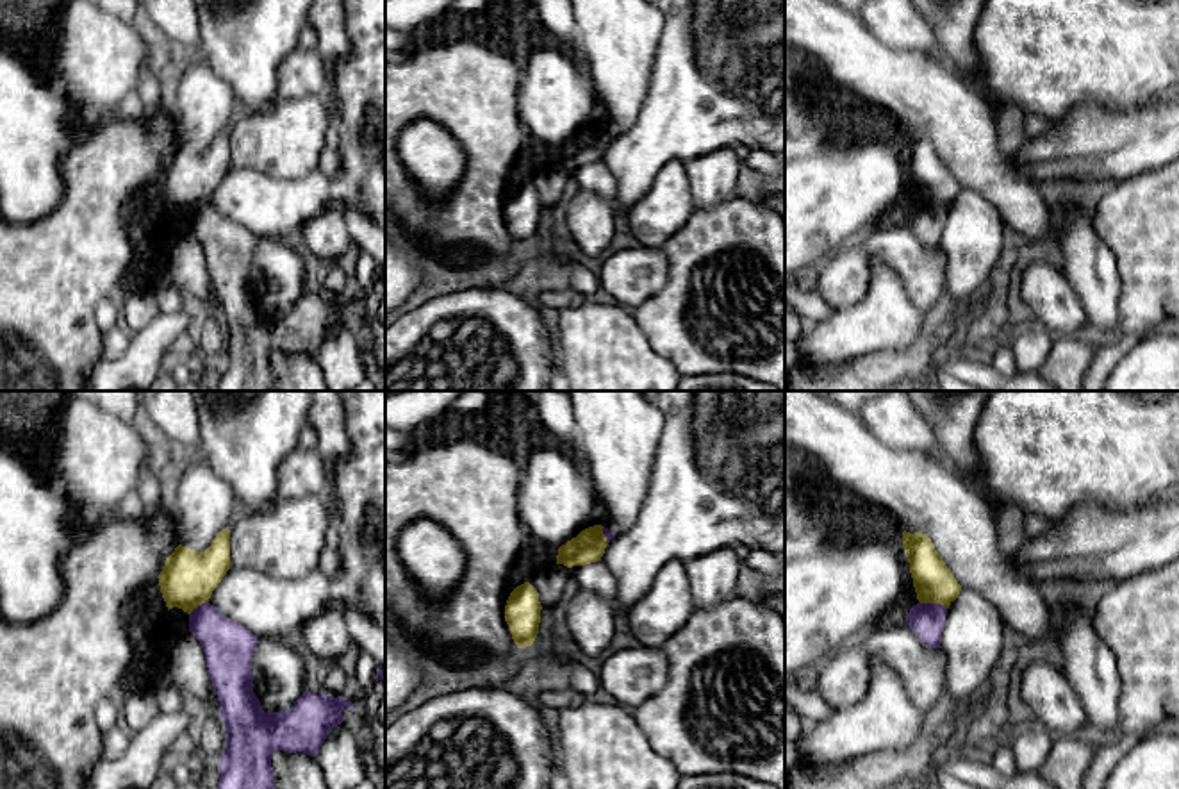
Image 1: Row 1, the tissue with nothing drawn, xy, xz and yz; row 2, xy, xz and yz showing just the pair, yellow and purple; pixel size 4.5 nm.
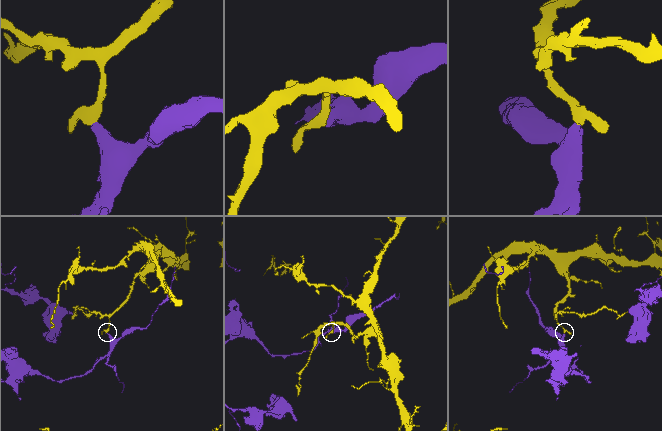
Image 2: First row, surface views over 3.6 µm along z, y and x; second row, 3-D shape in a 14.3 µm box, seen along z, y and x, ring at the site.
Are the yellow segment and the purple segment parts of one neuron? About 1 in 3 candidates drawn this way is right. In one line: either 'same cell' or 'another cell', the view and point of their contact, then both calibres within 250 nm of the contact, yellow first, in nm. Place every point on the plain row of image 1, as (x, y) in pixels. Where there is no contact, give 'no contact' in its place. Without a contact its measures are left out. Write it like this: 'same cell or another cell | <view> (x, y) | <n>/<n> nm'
another cell | yz (933, 202) | 180/160 nm

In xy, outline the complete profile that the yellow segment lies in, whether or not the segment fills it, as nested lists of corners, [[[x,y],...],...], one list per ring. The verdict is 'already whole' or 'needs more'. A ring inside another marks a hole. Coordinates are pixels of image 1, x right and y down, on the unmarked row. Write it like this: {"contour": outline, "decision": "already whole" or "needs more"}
{"contour": [[[223,129],[205,152],[178,145],[166,157],[159,179],[168,211],[173,207],[191,214],[209,203],[212,191],[230,170],[230,130]]], "decision": "already whole"}

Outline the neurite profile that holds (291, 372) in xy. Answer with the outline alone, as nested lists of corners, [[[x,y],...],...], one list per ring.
[[[276,350],[271,355],[275,391],[328,391],[316,357]]]

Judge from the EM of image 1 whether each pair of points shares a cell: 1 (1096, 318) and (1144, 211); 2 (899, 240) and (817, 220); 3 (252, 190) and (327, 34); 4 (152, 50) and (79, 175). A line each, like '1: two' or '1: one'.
1: two
2: two
3: two
4: two

